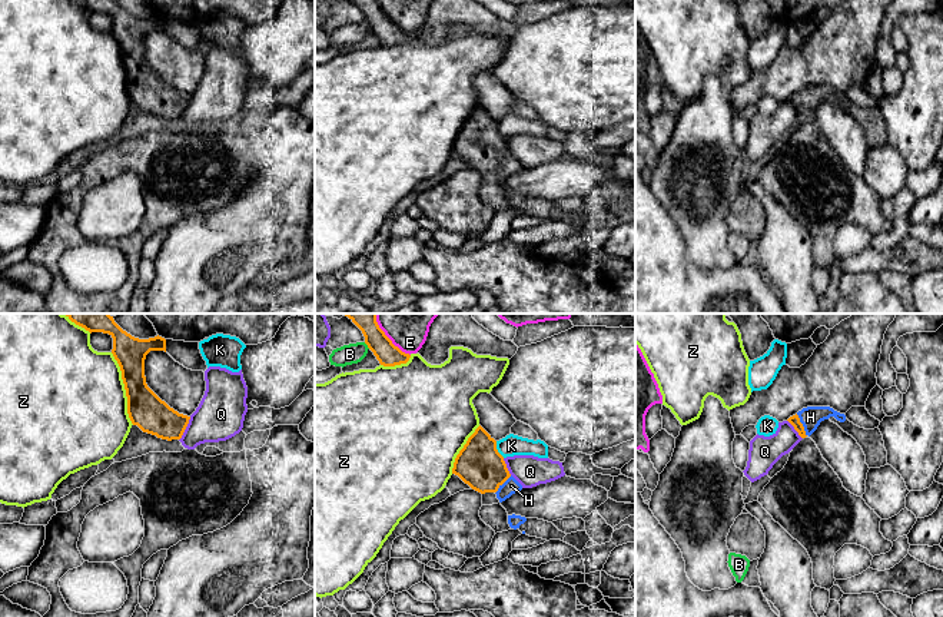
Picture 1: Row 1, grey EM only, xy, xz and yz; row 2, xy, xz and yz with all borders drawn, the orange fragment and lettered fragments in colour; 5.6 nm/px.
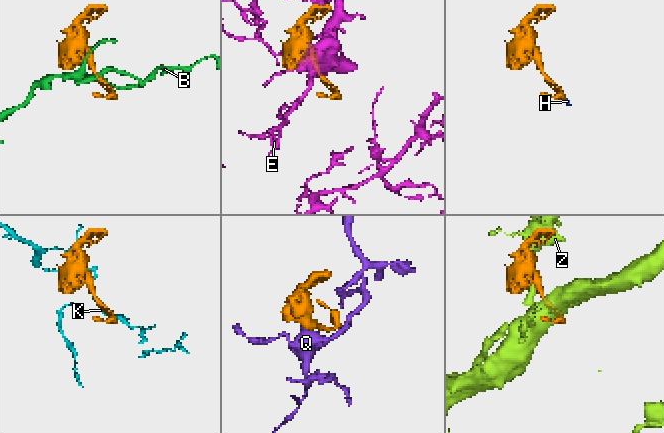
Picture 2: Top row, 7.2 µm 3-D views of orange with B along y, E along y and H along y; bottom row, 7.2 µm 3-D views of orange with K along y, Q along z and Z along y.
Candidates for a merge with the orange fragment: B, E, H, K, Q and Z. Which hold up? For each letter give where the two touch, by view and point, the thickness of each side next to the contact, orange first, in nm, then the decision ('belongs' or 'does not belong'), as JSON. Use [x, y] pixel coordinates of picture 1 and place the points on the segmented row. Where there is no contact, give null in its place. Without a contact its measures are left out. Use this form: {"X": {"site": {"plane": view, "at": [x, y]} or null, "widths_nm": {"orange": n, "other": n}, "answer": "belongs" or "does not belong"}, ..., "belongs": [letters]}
{"B": {"site": {"plane": "xz", "at": [367, 344]}, "widths_nm": {"orange": 140, "other": 110}, "answer": "does not belong"}, "E": {"site": {"plane": "xz", "at": [387, 337]}, "widths_nm": {"orange": 140, "other": 300}, "answer": "does not belong"}, "H": {"site": {"plane": "yz", "at": [802, 425]}, "widths_nm": {"orange": 60, "other": 120}, "answer": "belongs"}, "K": {"site": {"plane": "xz", "at": [497, 450]}, "widths_nm": {"orange": 260, "other": 120}, "answer": "does not belong"}, "Q": {"site": {"plane": "xy", "at": [185, 428]}, "widths_nm": {"orange": 200, "other": 260}, "answer": "does not belong"}, "Z": {"site": {"plane": "xy", "at": [125, 388]}, "widths_nm": {"orange": 200, "other": 500}, "answer": "does not belong"}, "belongs": ["H"]}

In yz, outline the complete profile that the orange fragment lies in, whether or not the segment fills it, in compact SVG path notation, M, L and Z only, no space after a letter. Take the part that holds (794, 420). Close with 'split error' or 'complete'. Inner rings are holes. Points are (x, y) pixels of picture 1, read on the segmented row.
M807 407L790 417L787 421L794 427L801 438L806 438L807 435L810 437L824 419L837 424L844 432L857 441L866 455L866 464L869 468L887 465L887 451L879 428L860 428L850 422L844 414L840 414L830 407Z; split error

